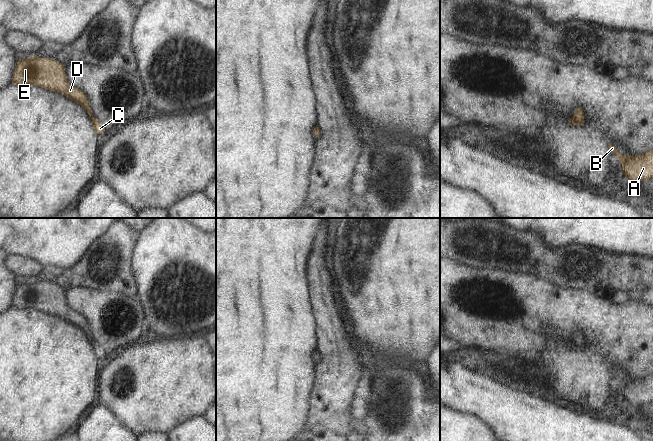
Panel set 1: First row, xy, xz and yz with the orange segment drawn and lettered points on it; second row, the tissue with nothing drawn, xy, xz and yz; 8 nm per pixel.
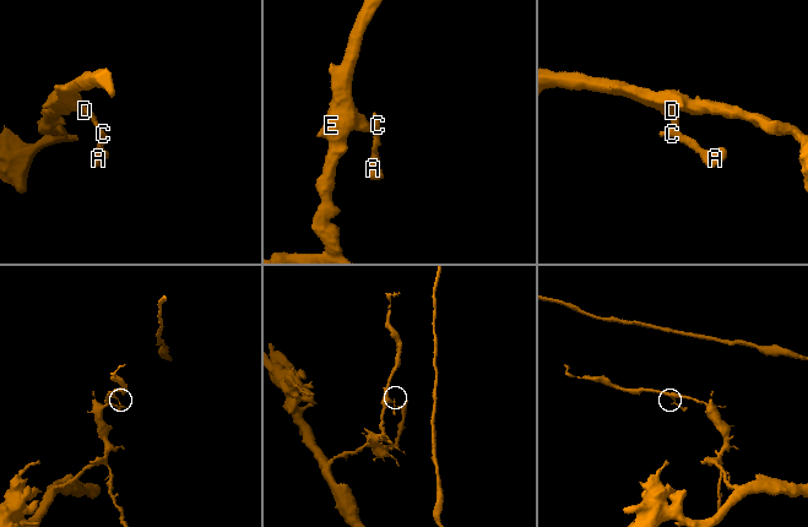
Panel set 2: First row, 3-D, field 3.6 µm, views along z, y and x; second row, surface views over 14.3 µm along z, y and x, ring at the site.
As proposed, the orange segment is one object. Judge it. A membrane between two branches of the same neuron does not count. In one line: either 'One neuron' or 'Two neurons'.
One neuron.

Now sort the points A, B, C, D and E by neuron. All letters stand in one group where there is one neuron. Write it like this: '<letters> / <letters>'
A B C D E

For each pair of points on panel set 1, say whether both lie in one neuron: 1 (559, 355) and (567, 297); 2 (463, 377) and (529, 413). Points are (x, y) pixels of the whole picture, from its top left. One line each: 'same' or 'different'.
1: different
2: same

